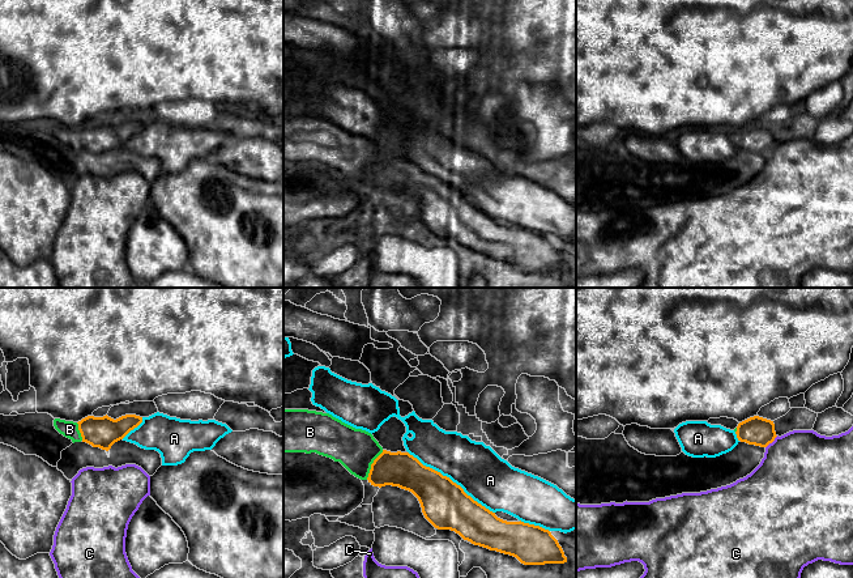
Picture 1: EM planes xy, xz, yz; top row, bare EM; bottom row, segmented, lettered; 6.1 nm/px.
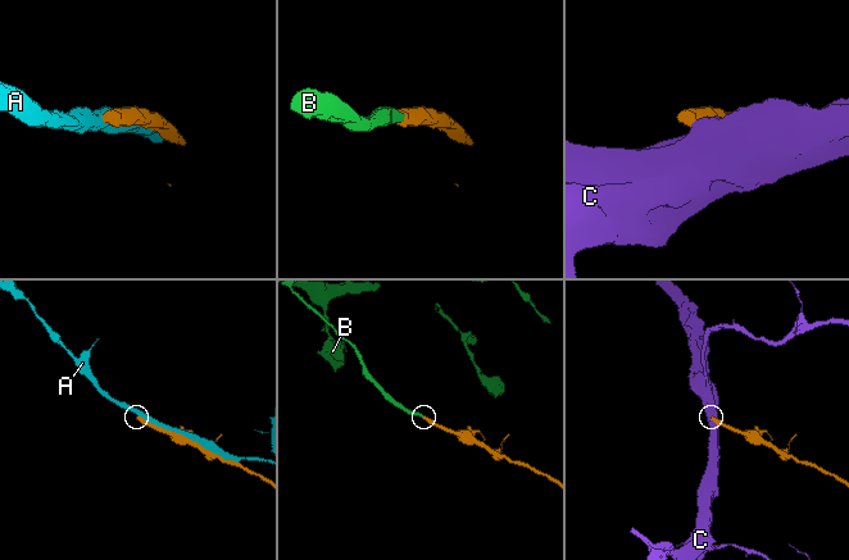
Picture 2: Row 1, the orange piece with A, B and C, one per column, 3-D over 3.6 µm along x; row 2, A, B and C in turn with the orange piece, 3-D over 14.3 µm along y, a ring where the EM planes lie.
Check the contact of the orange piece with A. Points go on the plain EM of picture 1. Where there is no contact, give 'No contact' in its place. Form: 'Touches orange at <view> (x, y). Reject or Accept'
Touches orange at xz (450, 186). Reject

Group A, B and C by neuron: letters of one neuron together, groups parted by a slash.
A / B / C

